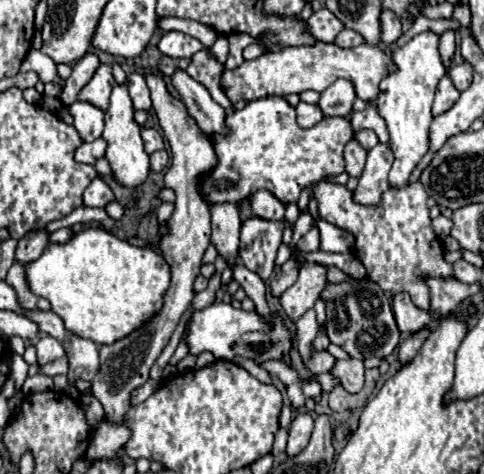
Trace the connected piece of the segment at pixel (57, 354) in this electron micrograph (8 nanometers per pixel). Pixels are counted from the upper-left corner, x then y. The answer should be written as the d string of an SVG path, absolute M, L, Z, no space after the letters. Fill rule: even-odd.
M42 335L40 341L36 343L38 349L38 363L48 363L48 361L56 361L64 355L64 347L52 339L50 335Z

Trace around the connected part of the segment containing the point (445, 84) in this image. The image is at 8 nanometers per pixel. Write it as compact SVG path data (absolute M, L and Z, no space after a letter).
M444 75L444 77L440 79L440 83L438 83L438 89L436 89L436 99L434 99L432 113L434 113L434 115L440 115L440 113L448 111L448 109L456 103L458 97L460 97L460 93L458 93L458 89L454 87L452 79L450 79L448 75Z

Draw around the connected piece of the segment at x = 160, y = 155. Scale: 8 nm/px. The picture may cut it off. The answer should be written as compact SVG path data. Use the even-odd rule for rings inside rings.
M164 149L150 155L150 167L152 167L152 171L162 171L162 169L166 169L166 165L168 165L168 153Z

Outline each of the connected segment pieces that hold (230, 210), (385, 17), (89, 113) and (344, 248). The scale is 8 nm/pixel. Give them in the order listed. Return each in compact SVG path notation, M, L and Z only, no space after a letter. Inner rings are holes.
M210 203L212 213L212 243L218 253L228 259L230 265L238 261L238 233L240 233L240 215L234 203Z
M382 9L382 15L380 15L380 31L382 31L382 41L386 45L394 43L402 35L402 25L400 25L400 19L396 17L394 11Z
M76 101L68 109L74 117L74 127L80 133L82 141L94 141L102 135L102 129L104 129L102 109L94 107L92 103L84 103L84 101Z
M310 197L310 203L308 203L308 209L320 229L320 251L328 251L328 253L350 253L352 247L354 247L354 235L344 231L344 229L338 229L336 225L324 221L318 213L318 203L314 197Z

